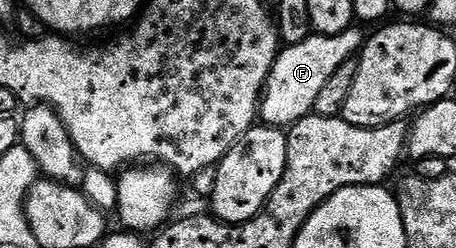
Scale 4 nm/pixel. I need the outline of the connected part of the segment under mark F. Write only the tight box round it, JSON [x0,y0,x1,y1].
[263,28,363,127]

